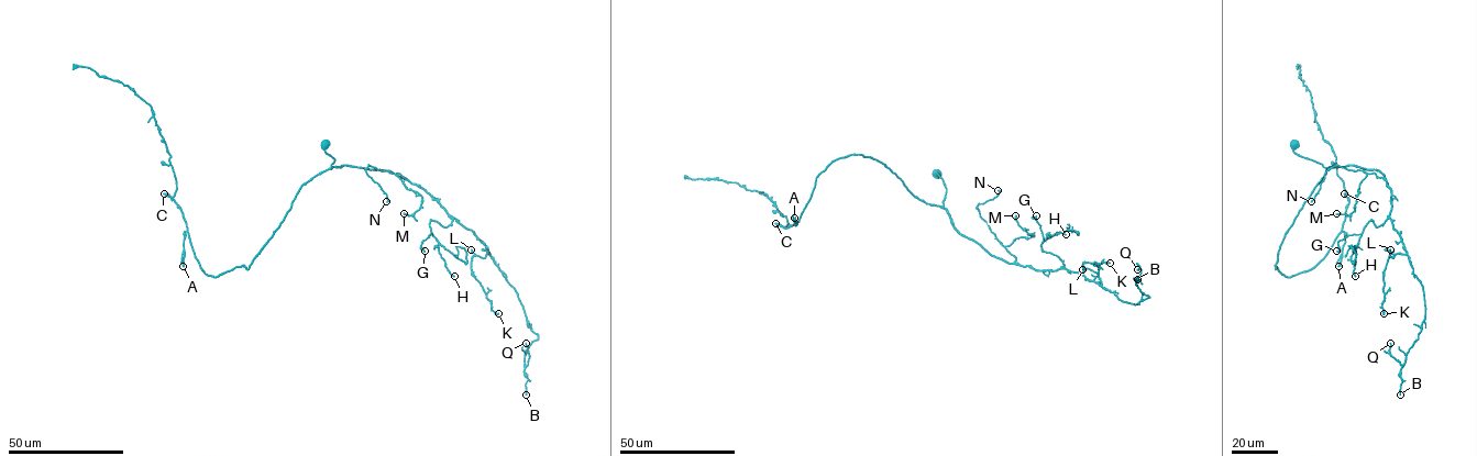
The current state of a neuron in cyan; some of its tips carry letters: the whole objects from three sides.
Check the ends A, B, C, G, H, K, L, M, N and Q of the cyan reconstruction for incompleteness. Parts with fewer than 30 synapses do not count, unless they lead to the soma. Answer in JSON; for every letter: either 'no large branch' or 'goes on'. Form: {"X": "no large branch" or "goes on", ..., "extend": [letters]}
{"A": "no large branch", "B": "no large branch", "C": "no large branch", "G": "no large branch", "H": "no large branch", "K": "no large branch", "L": "no large branch", "M": "no large branch", "N": "no large branch", "Q": "no large branch", "extend": []}

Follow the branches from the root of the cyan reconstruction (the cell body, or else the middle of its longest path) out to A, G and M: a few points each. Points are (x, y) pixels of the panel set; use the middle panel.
A: (936, 174), (946, 189), (943, 206), (916, 198), (877, 159), (848, 155), (818, 175), (795, 224), (794, 218)
G: (936, 174), (946, 189), (944, 207), (960, 233), (1010, 263), (1060, 269), (1062, 262), (1042, 247), (1036, 215)
M: (936, 174), (954, 228), (1010, 263), (1015, 258), (1005, 247), (1033, 236), (1015, 215)

